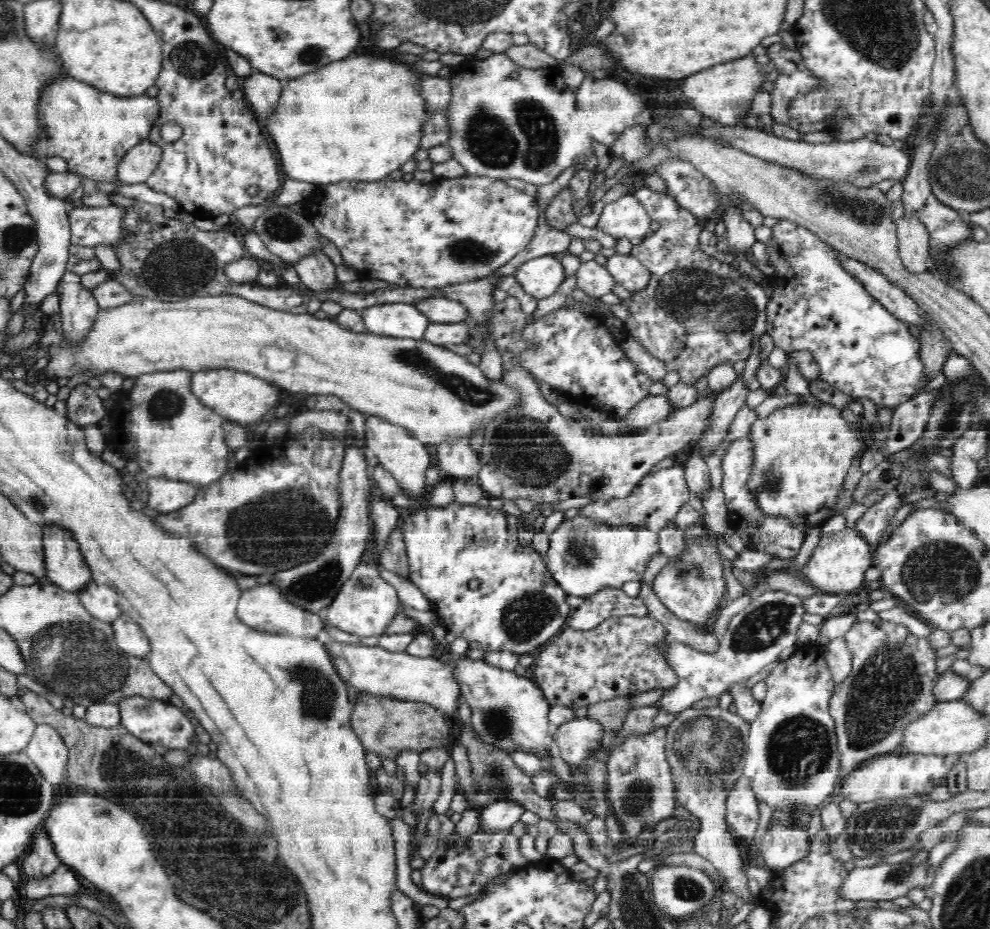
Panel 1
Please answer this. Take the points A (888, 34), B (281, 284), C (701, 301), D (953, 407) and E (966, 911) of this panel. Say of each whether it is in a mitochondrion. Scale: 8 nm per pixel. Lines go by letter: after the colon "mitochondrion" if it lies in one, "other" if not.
A: mitochondrion
B: other
C: mitochondrion
D: mitochondrion
E: mitochondrion

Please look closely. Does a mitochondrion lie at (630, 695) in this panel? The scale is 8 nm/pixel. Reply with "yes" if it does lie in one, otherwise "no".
no

